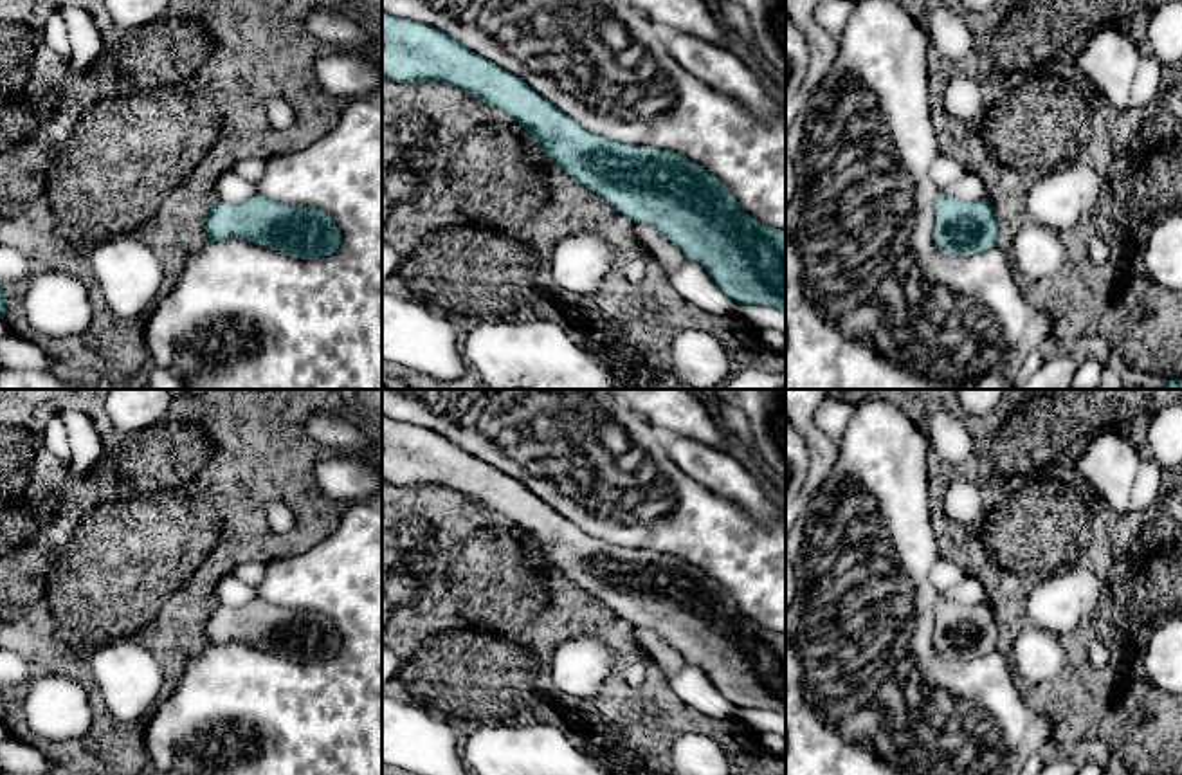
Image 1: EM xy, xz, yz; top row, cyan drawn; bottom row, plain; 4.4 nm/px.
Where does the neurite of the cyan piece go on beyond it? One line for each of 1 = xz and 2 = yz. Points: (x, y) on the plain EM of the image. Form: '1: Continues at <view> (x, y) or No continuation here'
1: No continuation here
2: No continuation here

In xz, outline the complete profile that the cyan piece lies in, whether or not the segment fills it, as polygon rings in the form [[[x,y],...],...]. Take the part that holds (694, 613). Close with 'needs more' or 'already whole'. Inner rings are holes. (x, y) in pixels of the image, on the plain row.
[[[382,415],[382,479],[396,487],[456,490],[503,514],[578,589],[602,600],[632,627],[647,625],[683,660],[697,665],[737,708],[786,716],[786,634],[748,620],[732,595],[703,570],[670,553],[623,548],[589,535],[510,474],[459,449],[449,436]]]; already whole

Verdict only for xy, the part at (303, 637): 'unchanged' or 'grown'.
unchanged

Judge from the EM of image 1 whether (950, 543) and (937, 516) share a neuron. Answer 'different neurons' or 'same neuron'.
same neuron

